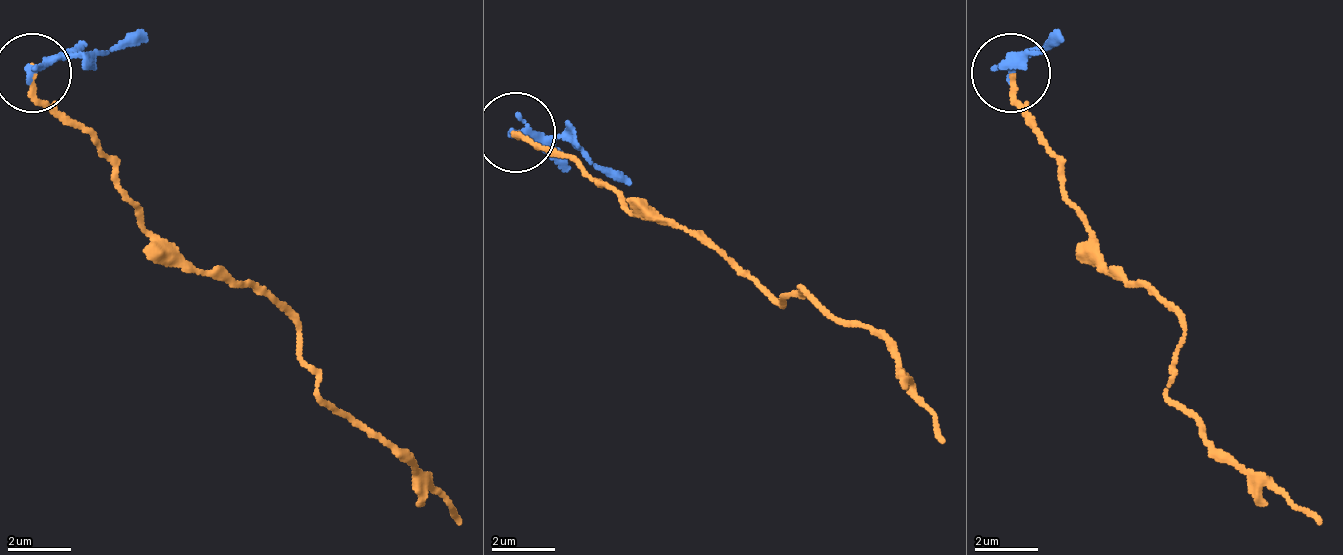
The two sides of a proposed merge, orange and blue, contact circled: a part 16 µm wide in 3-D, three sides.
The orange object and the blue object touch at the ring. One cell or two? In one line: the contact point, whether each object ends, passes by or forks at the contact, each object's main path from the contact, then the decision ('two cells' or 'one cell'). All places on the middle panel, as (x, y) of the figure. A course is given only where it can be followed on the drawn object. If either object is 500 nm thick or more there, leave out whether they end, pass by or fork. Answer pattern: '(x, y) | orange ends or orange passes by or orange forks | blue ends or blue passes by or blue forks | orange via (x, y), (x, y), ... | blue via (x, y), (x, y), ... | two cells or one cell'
(515, 132) | orange ends | blue ends | orange via (517, 130), (628, 209), (660, 209), (683, 233), (731, 265), (771, 304), (802, 288), (874, 328), (945, 439) | blue via (517, 130), (573, 138), (628, 177) | two cells

